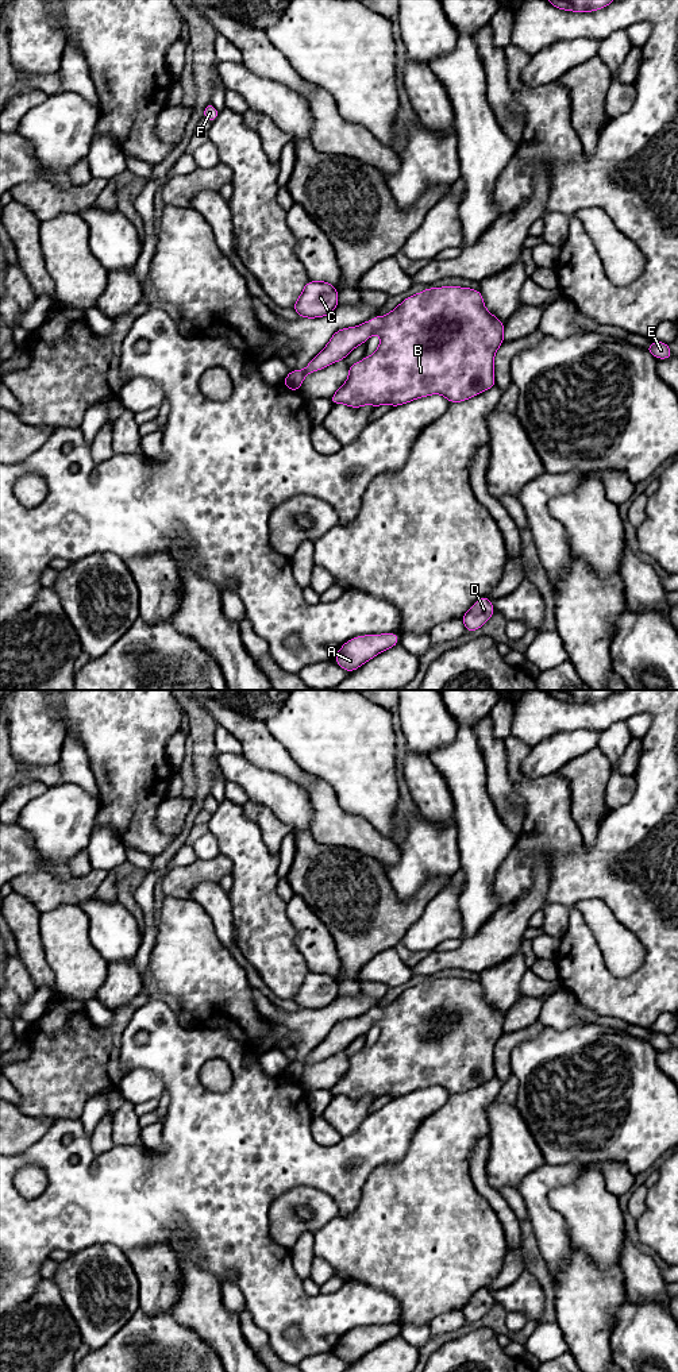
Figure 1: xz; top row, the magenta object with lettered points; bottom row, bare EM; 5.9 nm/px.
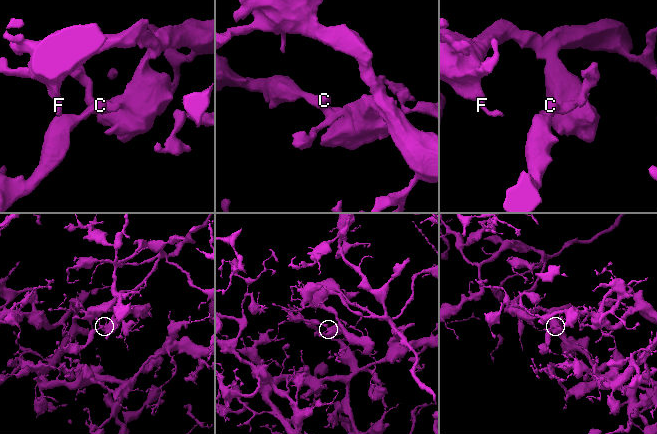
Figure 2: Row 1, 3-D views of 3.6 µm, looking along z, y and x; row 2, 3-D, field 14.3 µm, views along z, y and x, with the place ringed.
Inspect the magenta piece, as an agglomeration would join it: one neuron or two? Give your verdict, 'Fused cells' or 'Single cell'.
Single cell

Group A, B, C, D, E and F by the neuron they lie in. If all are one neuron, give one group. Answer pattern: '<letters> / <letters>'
A B C D E F

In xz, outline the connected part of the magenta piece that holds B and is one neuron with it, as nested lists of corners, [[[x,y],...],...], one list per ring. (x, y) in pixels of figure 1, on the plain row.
[[[461,978],[431,979],[407,988],[382,1009],[377,1006],[361,1017],[338,1021],[308,1057],[304,1061],[290,1061],[282,1076],[298,1083],[308,1065],[344,1051],[377,1024],[381,1029],[377,1043],[348,1057],[348,1070],[330,1088],[332,1097],[398,1098],[435,1084],[450,1094],[461,1094],[496,1078],[494,1045],[504,1033],[504,1021],[504,1015],[485,999],[479,982]]]

